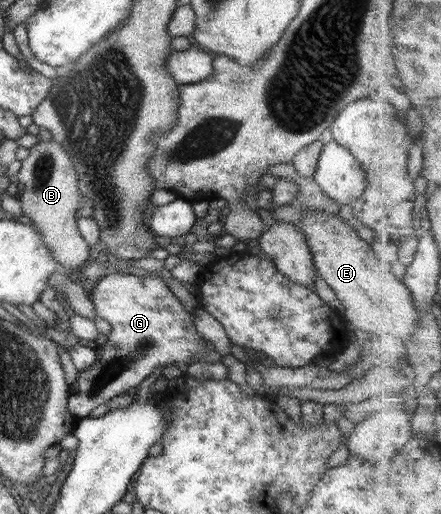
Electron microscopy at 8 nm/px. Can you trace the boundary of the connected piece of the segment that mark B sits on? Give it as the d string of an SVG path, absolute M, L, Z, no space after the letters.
M41 133L36 136L37 143L28 148L28 156L20 162L20 170L16 174L19 184L17 200L20 202L22 215L32 221L33 228L40 233L42 243L50 251L50 257L58 263L68 277L74 278L80 267L87 263L89 246L82 239L77 228L77 205L83 202L77 191L76 173L70 163L66 151L52 141L52 137Z

